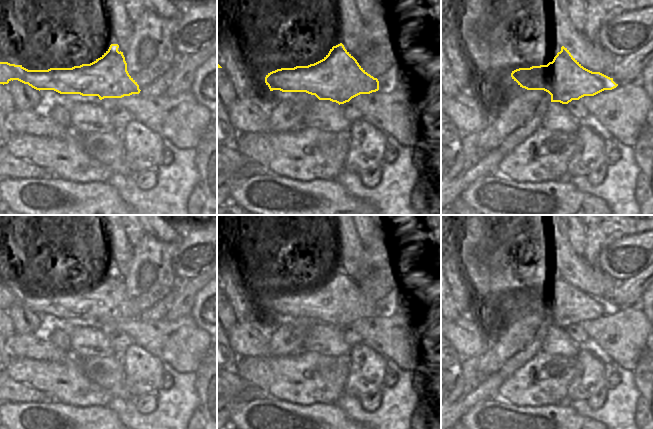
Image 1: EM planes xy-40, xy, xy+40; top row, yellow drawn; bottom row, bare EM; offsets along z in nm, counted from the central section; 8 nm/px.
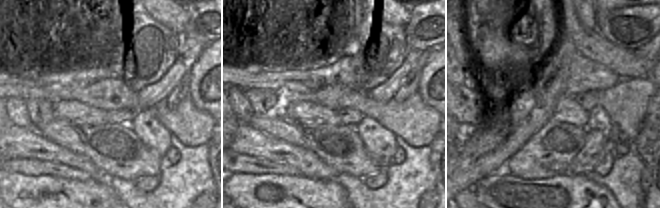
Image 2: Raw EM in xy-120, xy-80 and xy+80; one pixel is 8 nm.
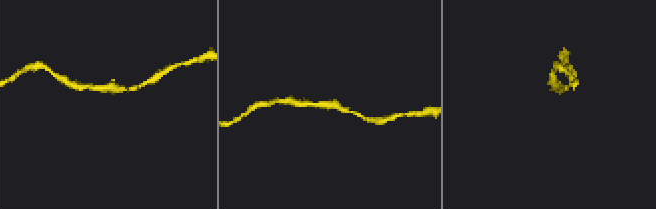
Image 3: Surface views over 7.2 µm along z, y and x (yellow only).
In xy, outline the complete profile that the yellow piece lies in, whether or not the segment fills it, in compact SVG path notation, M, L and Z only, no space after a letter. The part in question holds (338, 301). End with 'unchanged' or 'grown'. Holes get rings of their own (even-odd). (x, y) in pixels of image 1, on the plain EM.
M342 267L333 270L322 284L314 288L281 292L268 297L265 307L270 315L306 316L315 319L319 324L330 324L339 329L360 318L370 318L379 314L378 303L368 298Z; unchanged

